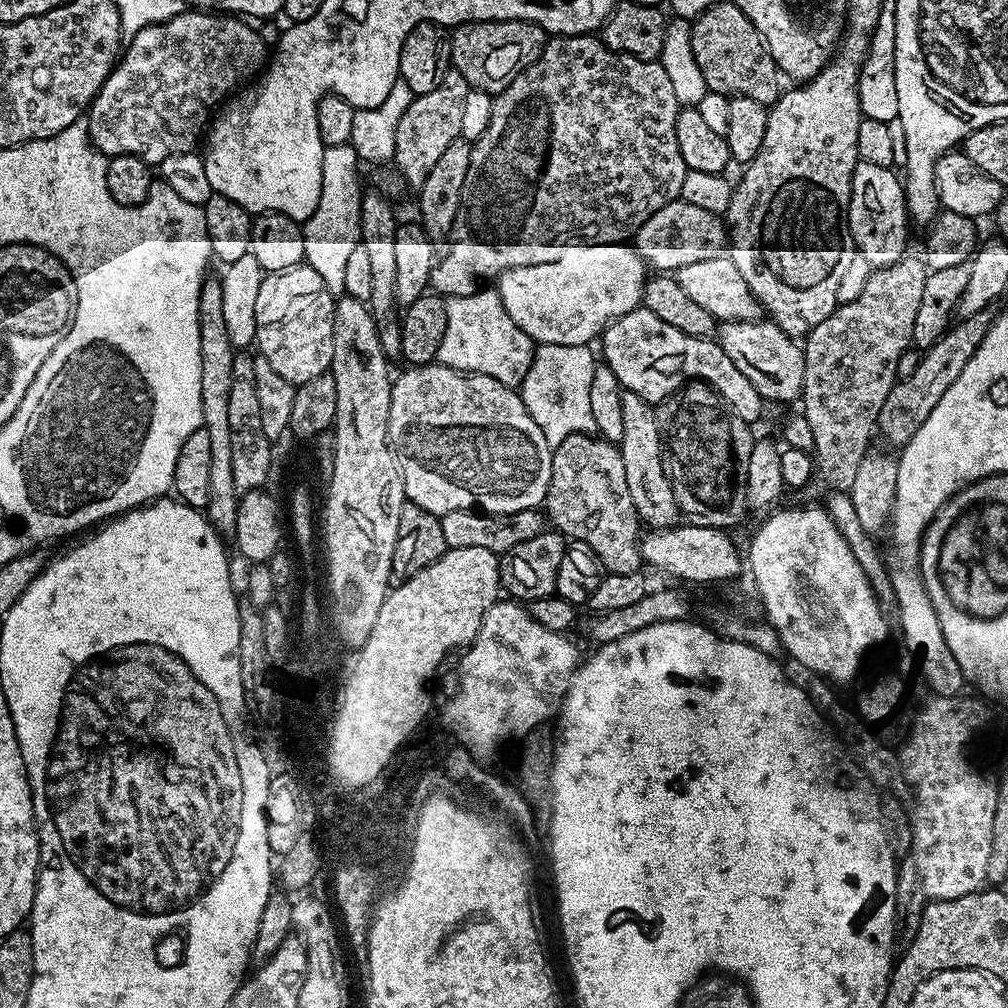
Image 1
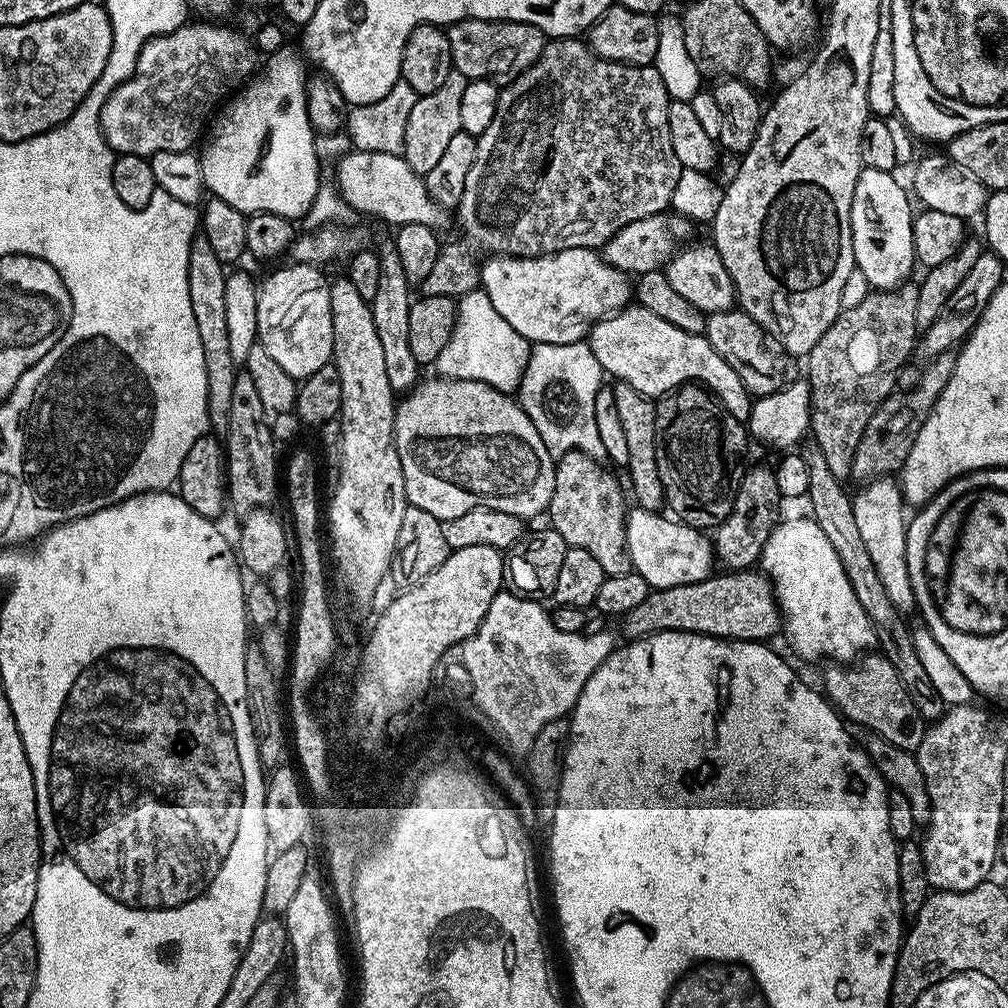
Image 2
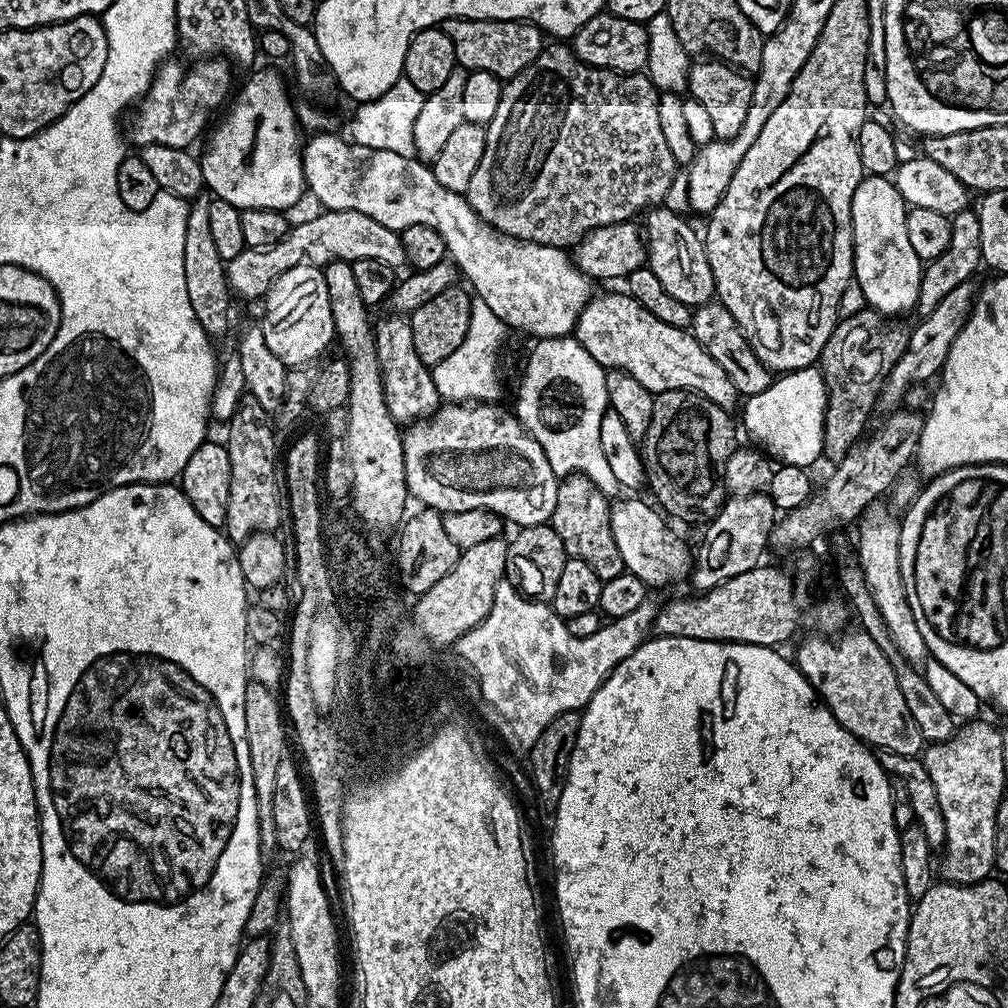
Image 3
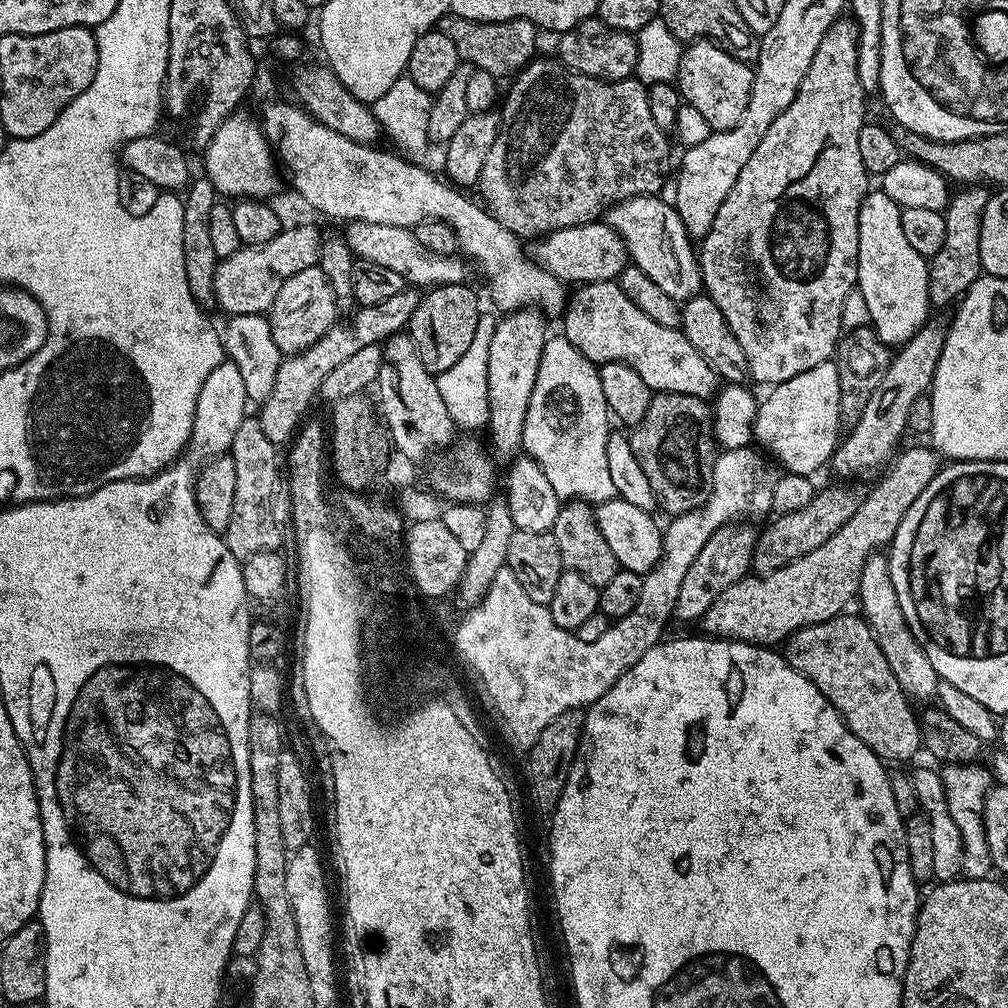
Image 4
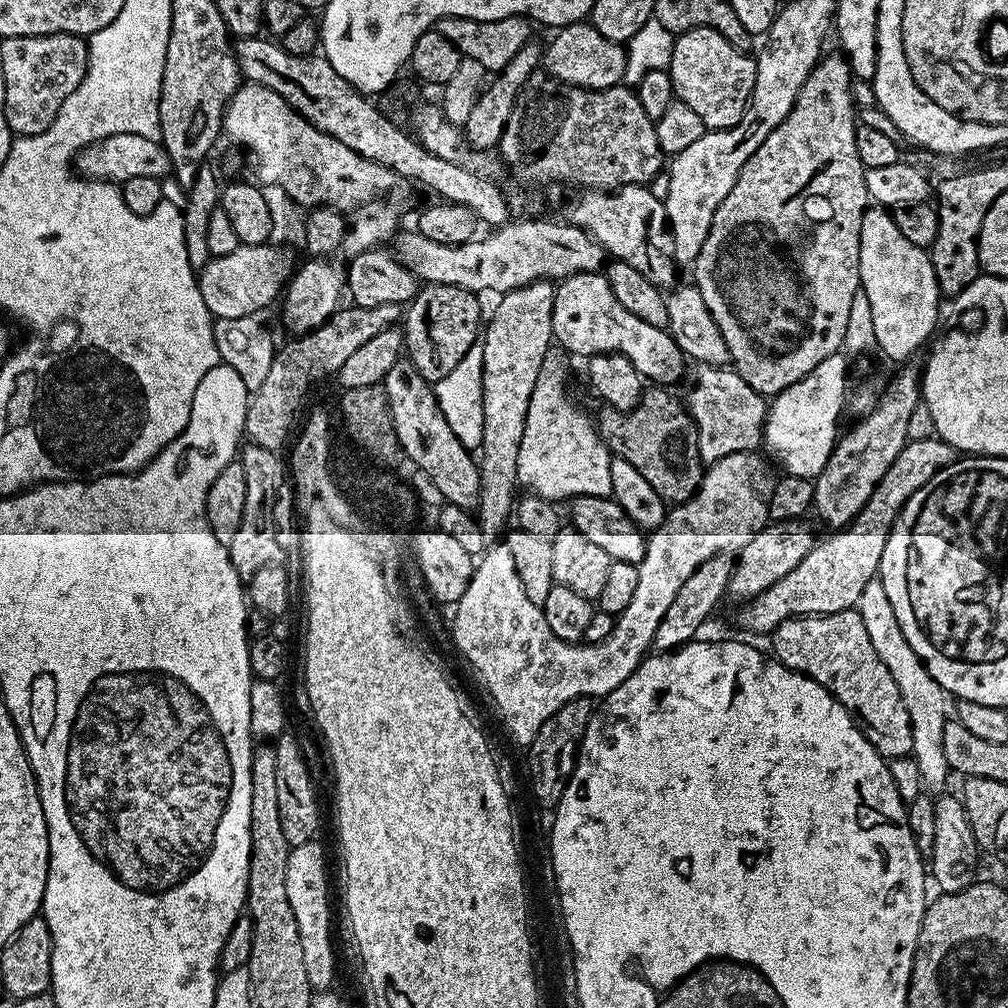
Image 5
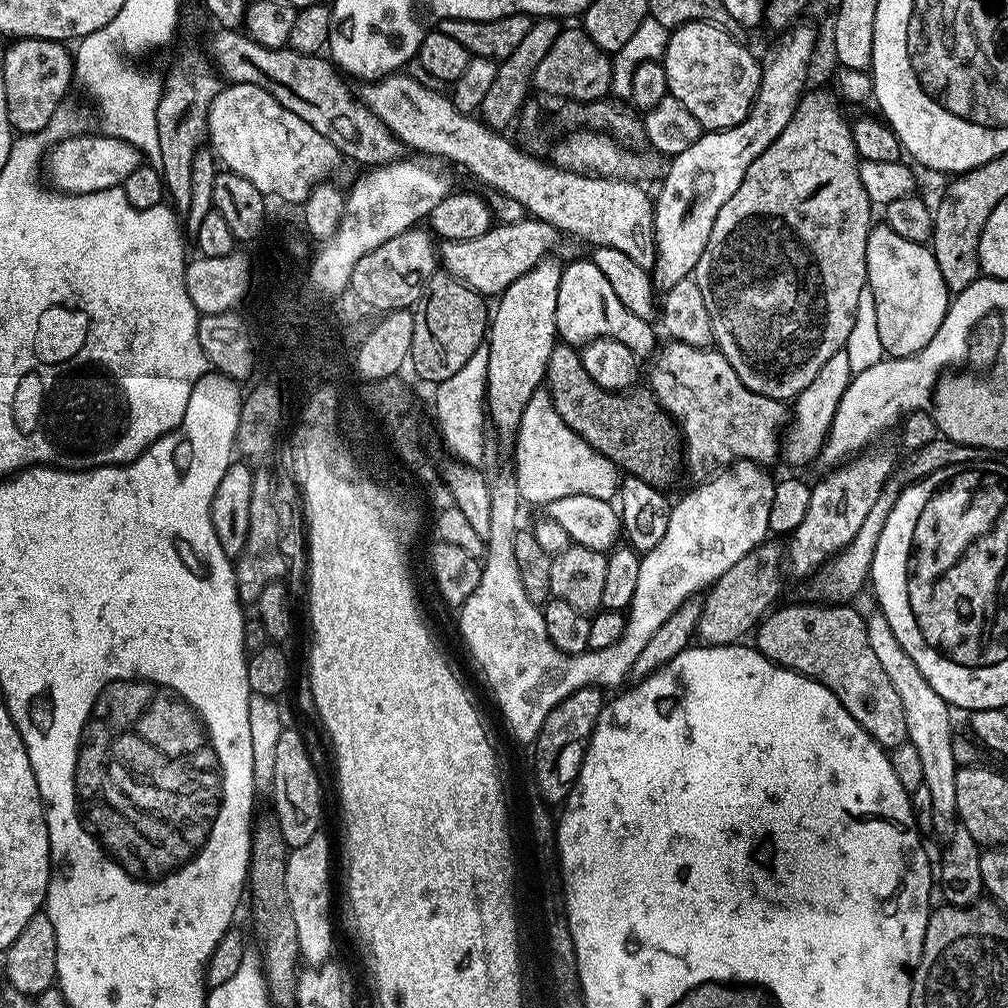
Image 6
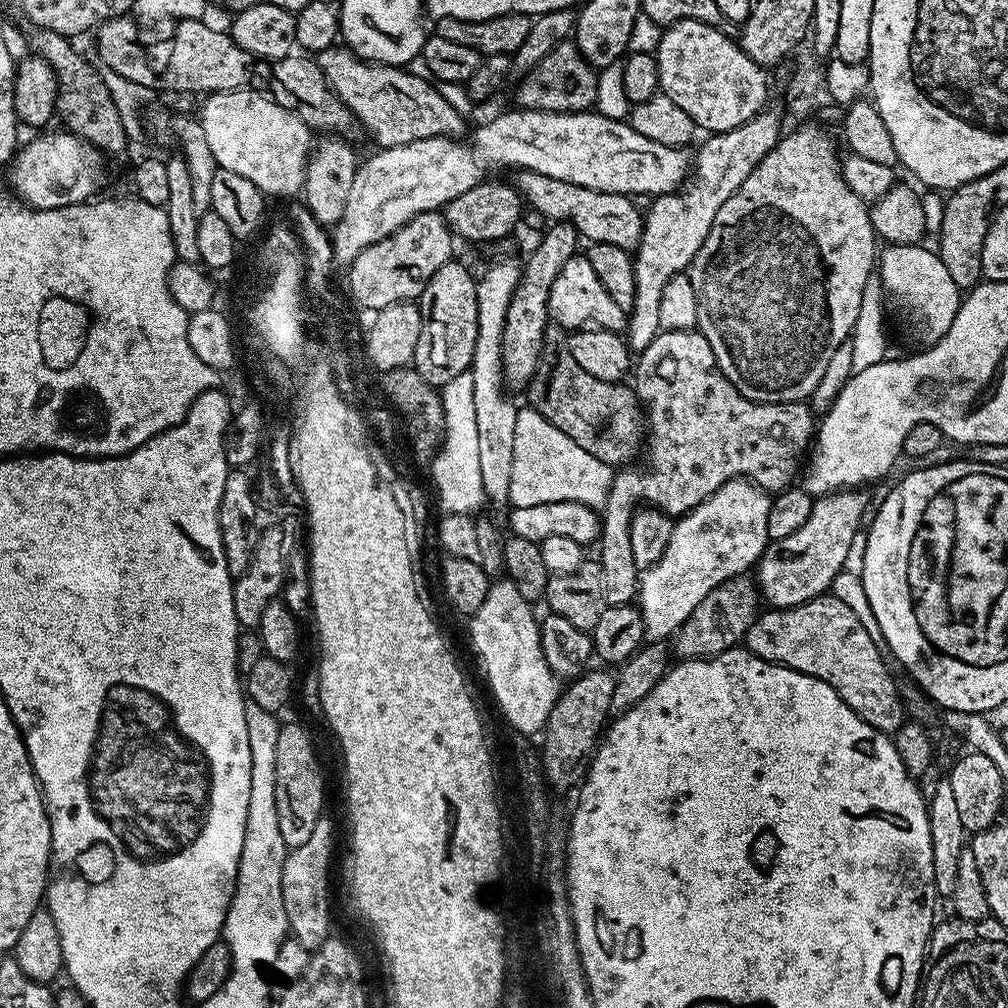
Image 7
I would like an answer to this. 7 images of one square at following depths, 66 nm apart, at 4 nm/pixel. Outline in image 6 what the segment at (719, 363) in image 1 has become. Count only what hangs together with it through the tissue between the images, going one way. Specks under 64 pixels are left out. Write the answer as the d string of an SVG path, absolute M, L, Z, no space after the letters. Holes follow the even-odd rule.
M590 258L576 260L573 264L565 263L563 269L562 282L558 282L558 310L554 310L556 334L563 343L583 346L590 340L605 336L622 342L622 346L630 346L637 358L645 358L655 351L657 344L651 323L638 318L638 314L630 314L630 310L622 306L610 281Z

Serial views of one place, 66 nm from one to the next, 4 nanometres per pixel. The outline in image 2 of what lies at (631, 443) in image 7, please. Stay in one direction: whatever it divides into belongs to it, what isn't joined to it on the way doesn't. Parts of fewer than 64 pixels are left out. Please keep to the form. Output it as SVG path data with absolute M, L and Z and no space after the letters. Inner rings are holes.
M687 383L659 397L656 405L658 478L662 482L667 511L677 521L701 530L712 530L732 513L738 483L736 467L744 452L744 436L746 440L745 425L728 413L712 392L695 383Z

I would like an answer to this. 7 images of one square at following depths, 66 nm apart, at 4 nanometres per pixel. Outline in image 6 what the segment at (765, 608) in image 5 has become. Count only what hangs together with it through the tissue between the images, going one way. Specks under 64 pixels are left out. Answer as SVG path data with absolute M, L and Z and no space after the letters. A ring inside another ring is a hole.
M939 438L921 449L909 451L907 453L908 461L904 465L899 465L898 471L885 484L882 494L878 494L878 502L874 502L874 506L870 509L870 514L862 521L862 526L858 529L858 534L854 534L854 538L847 544L845 548L841 548L823 568L819 569L818 574L811 577L812 592L817 601L820 602L848 602L851 596L856 596L860 591L865 591L866 585L869 583L872 574L872 559L874 558L874 550L878 546L878 537L882 534L882 526L886 526L886 518L890 518L890 510L894 510L894 502L900 497L900 489L916 483L923 476L934 474L938 470L942 470L946 466L954 466L955 464L971 464L973 460L990 460L993 459L994 452L991 448L971 448L969 444L960 444L956 440L947 438Z

